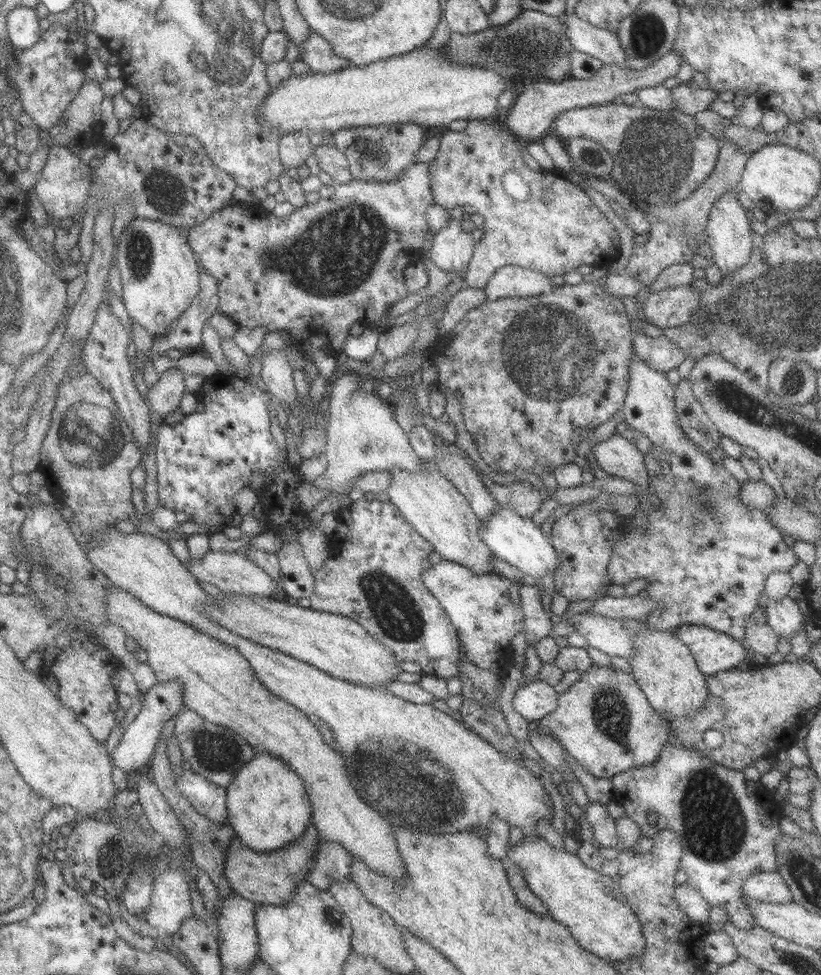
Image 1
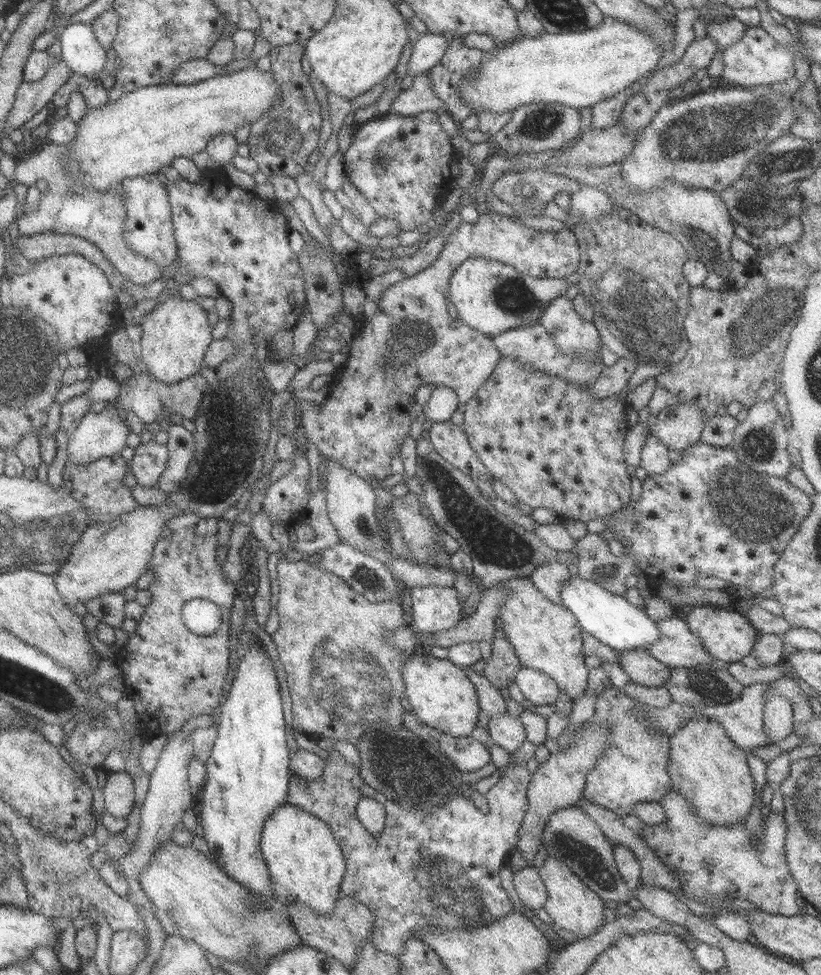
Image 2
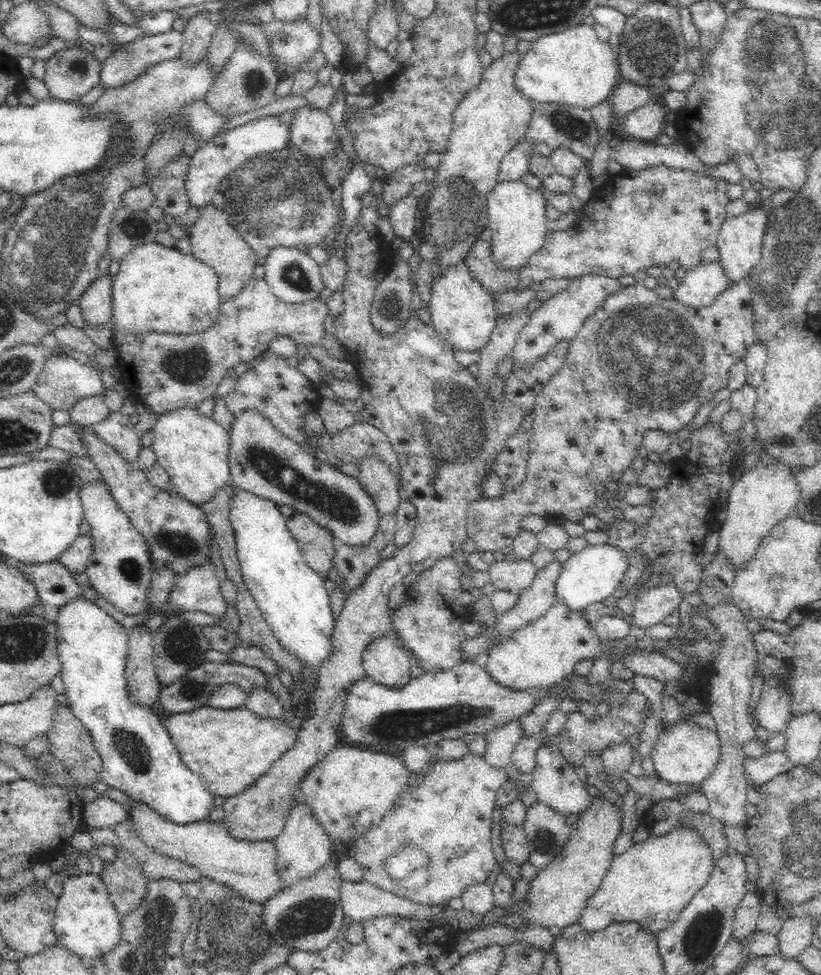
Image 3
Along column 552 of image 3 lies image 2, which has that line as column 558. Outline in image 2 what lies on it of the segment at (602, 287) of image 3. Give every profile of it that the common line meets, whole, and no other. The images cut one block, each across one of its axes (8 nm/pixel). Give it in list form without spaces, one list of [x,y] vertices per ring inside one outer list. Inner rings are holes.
[[[566,295],[552,300],[538,322],[552,335],[563,353],[594,357],[601,354],[601,335],[593,321],[580,316]]]

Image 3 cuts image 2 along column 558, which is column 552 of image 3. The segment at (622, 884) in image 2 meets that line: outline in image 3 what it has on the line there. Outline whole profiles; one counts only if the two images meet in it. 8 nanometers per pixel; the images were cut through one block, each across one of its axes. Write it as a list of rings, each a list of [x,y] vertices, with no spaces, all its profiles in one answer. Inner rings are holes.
[[[539,801],[526,808],[522,826],[529,848],[527,861],[538,871],[544,870],[566,846],[573,827],[566,822],[566,817]]]

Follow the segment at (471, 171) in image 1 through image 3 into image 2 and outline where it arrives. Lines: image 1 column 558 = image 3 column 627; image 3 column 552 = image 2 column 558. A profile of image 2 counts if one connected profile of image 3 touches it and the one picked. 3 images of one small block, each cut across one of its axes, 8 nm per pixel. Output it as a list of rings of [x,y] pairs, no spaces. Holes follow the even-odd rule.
[[[492,212],[480,214],[475,224],[462,220],[450,233],[438,259],[429,268],[392,285],[377,303],[379,310],[376,315],[372,319],[361,319],[364,328],[355,330],[352,348],[346,350],[347,362],[333,374],[330,394],[326,404],[322,405],[322,418],[318,424],[324,432],[324,438],[320,438],[324,444],[316,444],[316,448],[324,458],[342,464],[342,468],[352,470],[364,480],[370,481],[374,477],[381,482],[391,476],[391,461],[400,456],[402,443],[409,435],[409,410],[416,401],[414,394],[418,386],[449,386],[458,395],[459,404],[466,405],[488,380],[500,359],[495,342],[482,331],[469,327],[460,318],[452,319],[446,309],[452,274],[464,261],[475,257],[508,264],[518,273],[540,279],[565,279],[578,271],[581,252],[572,228],[566,227],[559,232],[540,231],[517,219]],[[363,446],[369,446],[374,452],[372,460],[362,456]]]

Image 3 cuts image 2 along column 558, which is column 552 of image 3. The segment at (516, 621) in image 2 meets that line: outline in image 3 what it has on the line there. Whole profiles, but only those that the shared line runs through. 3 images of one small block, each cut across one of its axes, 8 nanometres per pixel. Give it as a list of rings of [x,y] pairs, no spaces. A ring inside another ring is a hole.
[[[557,601],[544,616],[516,629],[492,646],[483,663],[494,682],[511,690],[548,688],[572,674],[577,662],[603,656],[601,642],[595,629],[589,627],[584,611],[570,611],[564,603]]]

